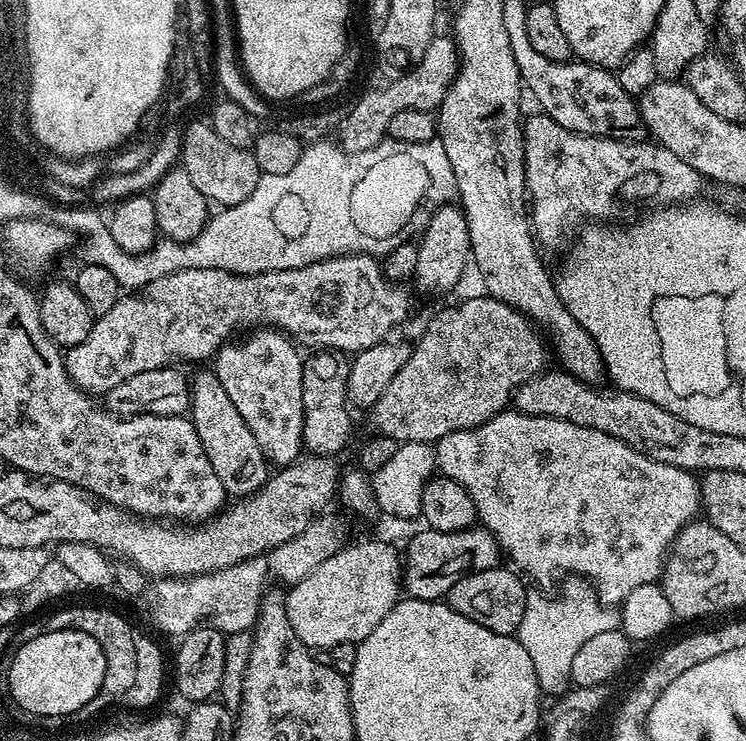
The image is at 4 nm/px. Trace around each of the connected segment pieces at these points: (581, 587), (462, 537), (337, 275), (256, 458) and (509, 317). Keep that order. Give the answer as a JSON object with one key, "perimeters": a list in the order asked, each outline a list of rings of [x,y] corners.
{"perimeters":[[[[568,578],[563,584],[564,597],[561,600],[551,600],[548,594],[533,595],[529,599],[528,609],[526,614],[522,614],[522,622],[515,635],[522,650],[530,654],[530,662],[534,662],[534,674],[541,693],[549,698],[561,697],[568,692],[572,684],[570,666],[584,643],[590,642],[590,638],[597,634],[606,634],[606,630],[620,628],[619,611],[601,604],[587,580]]],[[[473,526],[464,532],[423,530],[408,544],[402,556],[402,588],[414,600],[443,601],[450,586],[468,572],[481,572],[497,567],[502,553],[498,541],[483,526]]],[[[359,254],[331,256],[329,260],[319,260],[310,266],[259,272],[253,276],[237,276],[234,272],[213,268],[187,268],[158,278],[135,294],[121,295],[112,309],[93,319],[86,342],[78,342],[78,346],[63,353],[64,365],[68,377],[81,390],[103,394],[118,386],[118,382],[126,382],[126,378],[133,374],[142,374],[142,370],[172,366],[180,362],[176,360],[211,361],[237,334],[261,326],[275,328],[291,337],[297,345],[309,344],[312,350],[357,354],[383,341],[391,328],[398,327],[407,318],[412,300],[406,289],[404,284],[396,284],[384,277],[384,269],[377,257]]],[[[202,370],[193,374],[190,380],[191,402],[189,413],[195,432],[198,434],[206,458],[210,458],[210,466],[214,466],[214,474],[222,478],[225,493],[236,498],[247,498],[268,481],[270,462],[262,454],[262,446],[258,446],[254,434],[251,433],[245,419],[234,407],[234,402],[218,381],[215,371]]],[[[487,294],[472,296],[453,308],[444,308],[424,328],[405,364],[370,408],[375,431],[397,442],[431,445],[454,430],[477,428],[509,407],[516,390],[545,371],[546,340],[531,320],[517,308]]]]}

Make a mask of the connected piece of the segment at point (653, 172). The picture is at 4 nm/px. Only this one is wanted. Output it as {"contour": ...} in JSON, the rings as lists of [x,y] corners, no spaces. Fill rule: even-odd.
{"contour":[[[535,115],[522,124],[524,165],[530,223],[537,245],[545,253],[563,253],[577,239],[580,220],[611,221],[623,204],[649,200],[652,206],[671,206],[701,195],[698,170],[658,143],[583,136],[558,126],[549,116]]]}

